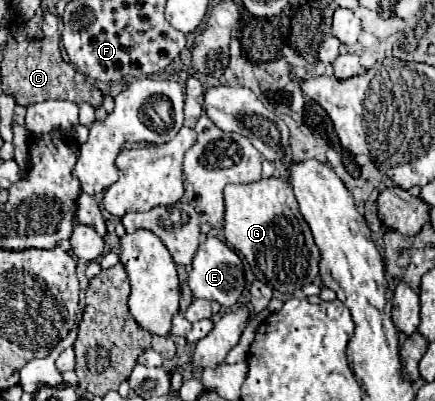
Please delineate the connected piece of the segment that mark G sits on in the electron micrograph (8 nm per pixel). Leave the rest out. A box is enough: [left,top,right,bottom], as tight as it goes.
[225,178,319,294]

